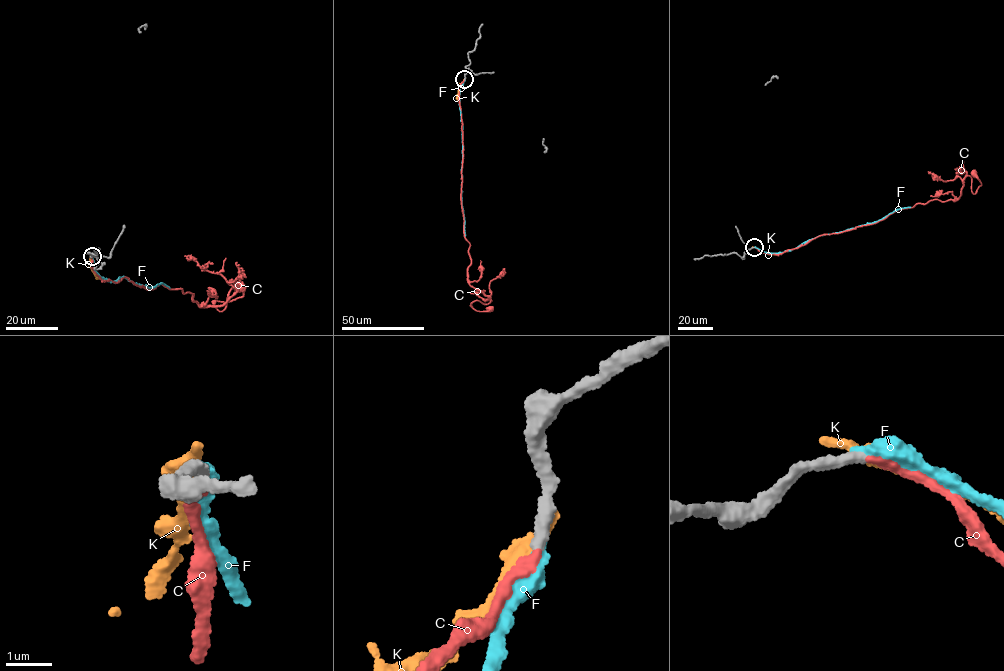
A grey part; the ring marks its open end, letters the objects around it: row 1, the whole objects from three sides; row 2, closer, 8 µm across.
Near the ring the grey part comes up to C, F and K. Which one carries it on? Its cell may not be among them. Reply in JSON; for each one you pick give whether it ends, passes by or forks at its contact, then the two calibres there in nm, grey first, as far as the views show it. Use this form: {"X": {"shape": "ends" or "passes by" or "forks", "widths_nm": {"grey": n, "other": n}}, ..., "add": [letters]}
{"C": {"shape": "ends", "widths_nm": {"grey": 280, "other": 200}}, "add": ["C"]}

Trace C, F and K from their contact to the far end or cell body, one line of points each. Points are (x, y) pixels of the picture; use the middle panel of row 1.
C: (464, 79), (459, 98), (467, 282), (490, 298), (472, 307), (490, 308)
F: (464, 79), (459, 99), (465, 236)
K: (464, 79), (458, 89), (458, 101)

